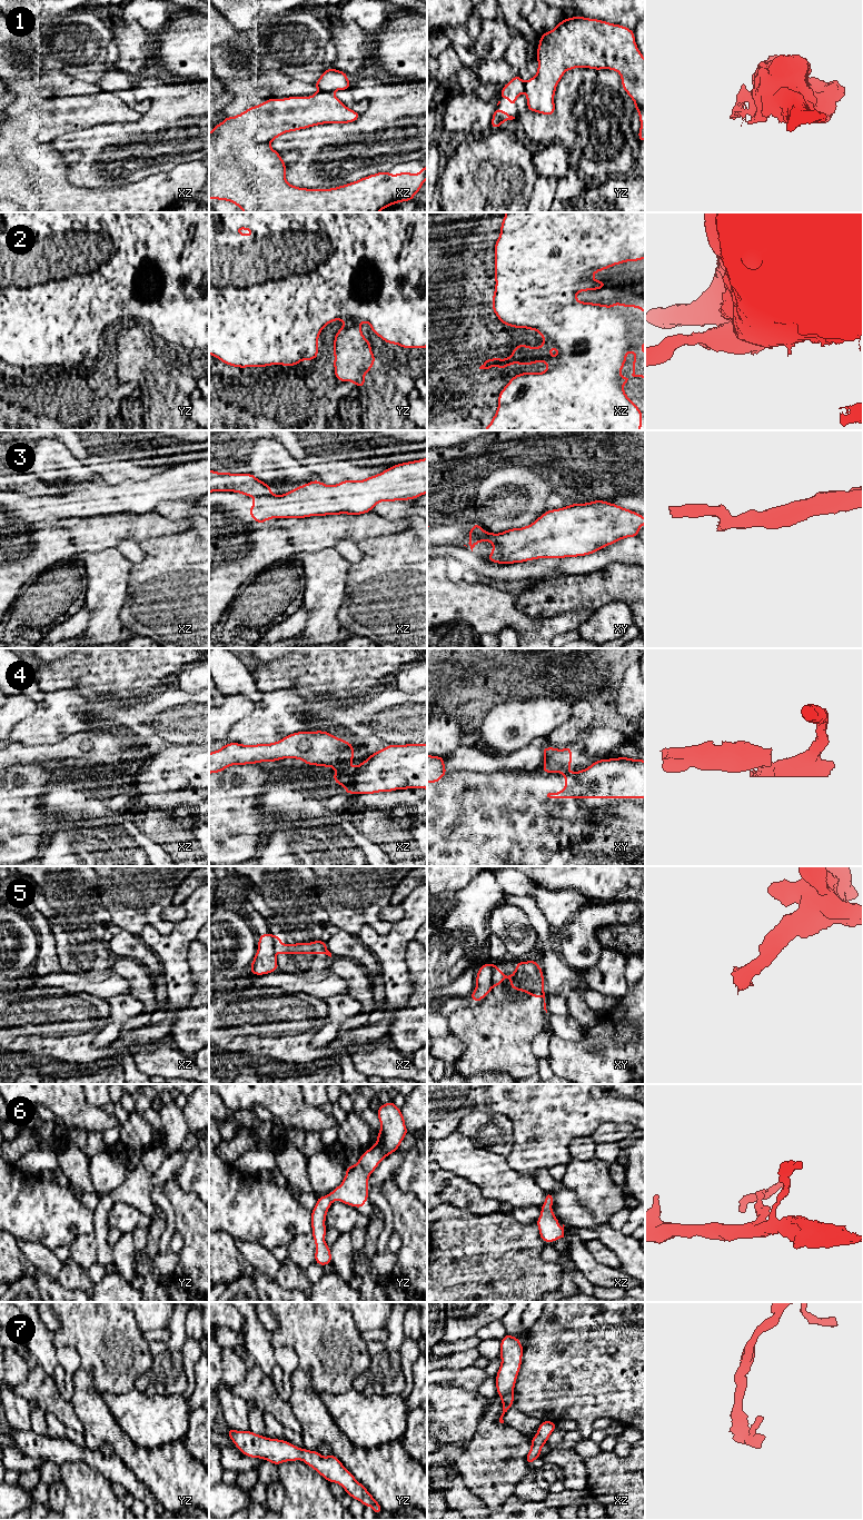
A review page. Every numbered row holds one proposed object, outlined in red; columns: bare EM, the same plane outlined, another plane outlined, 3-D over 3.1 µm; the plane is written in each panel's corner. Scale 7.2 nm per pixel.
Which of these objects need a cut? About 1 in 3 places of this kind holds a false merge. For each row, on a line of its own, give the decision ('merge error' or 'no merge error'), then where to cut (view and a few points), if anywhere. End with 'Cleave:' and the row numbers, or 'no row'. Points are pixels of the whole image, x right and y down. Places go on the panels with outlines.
1: merge error; cut xz (318, 90), (331, 93)
2: merge error; cut xz (516, 363), (526, 355), (535, 363)
3: merge error; cut xz (270, 494), (255, 497)
4: merge error; cut xz (348, 765), (344, 768)
5: merge error; cut xy (496, 965), (493, 972), (492, 985)
6: no merge error; cut none
7: no merge error; cut none
Cleave: 1, 2, 3, 4, 5

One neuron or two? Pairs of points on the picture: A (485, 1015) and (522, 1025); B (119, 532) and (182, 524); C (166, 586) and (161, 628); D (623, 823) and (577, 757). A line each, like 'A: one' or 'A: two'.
A: one
B: one
C: one
D: two

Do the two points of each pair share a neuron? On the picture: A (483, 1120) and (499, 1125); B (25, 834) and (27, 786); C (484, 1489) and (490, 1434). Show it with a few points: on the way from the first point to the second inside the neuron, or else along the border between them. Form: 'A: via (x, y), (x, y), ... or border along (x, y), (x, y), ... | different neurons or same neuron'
A: via (487, 1124), (495, 1125) | same neuron
B: via (25, 822), (25, 798) | same neuron
C: via (490, 1476), (490, 1448) | same neuron

